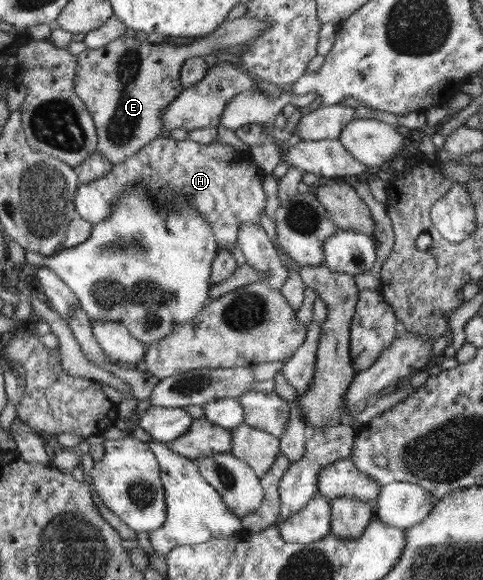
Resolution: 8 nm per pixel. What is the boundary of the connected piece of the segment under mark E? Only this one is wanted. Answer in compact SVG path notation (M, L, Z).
M243 16L234 20L226 20L214 32L198 37L191 44L182 46L165 42L140 41L136 37L128 37L124 34L106 46L96 49L87 47L77 56L78 66L74 76L74 88L75 93L84 101L85 107L92 115L97 130L97 151L106 160L110 160L113 165L134 156L138 150L144 148L145 144L152 142L162 134L164 123L160 118L162 118L164 110L176 100L178 94L184 89L180 82L180 68L184 66L185 60L216 54L220 50L224 51L224 48L230 48L230 46L243 46L262 35L264 29L266 29L264 22Z

